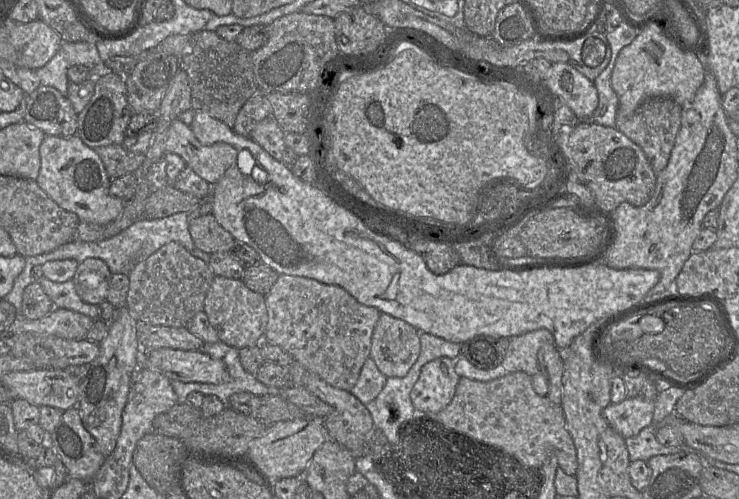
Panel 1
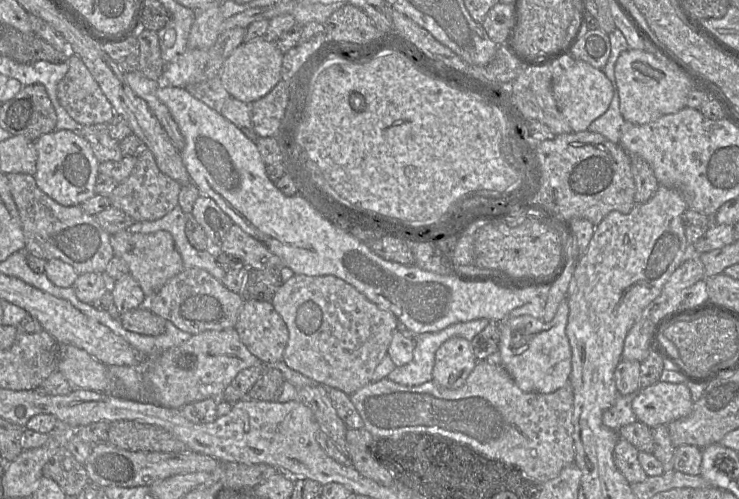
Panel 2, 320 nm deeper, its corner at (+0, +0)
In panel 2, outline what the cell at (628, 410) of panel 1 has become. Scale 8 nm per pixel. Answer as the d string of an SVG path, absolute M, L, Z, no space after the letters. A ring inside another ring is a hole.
M658 381L642 388L632 402L637 421L650 428L687 417L693 410L694 402L685 383Z

